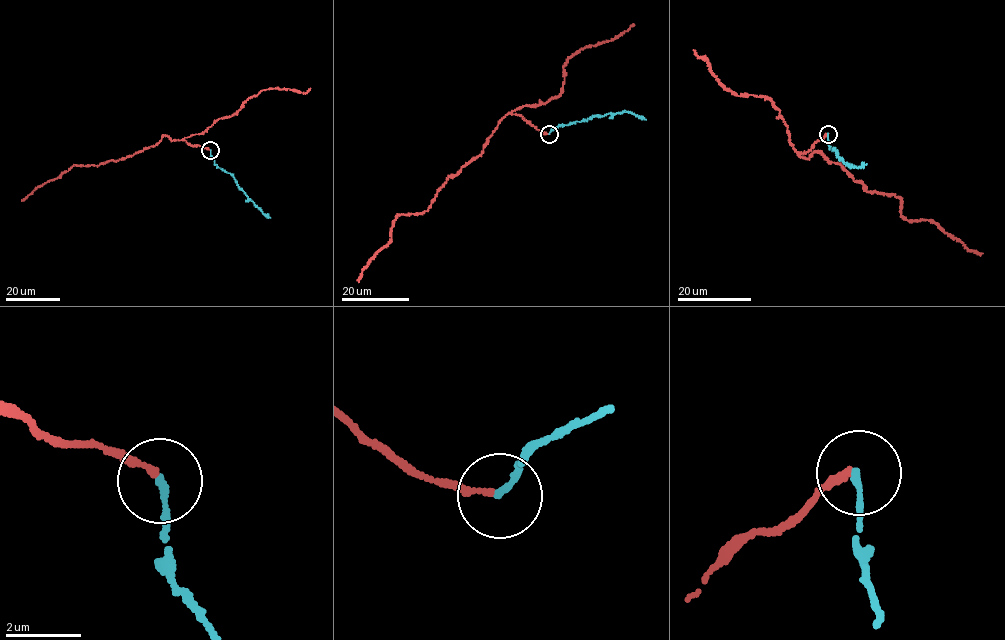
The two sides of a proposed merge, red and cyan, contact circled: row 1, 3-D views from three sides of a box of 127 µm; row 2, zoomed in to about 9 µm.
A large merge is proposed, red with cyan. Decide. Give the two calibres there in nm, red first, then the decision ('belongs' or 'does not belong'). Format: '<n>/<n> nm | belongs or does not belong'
180/170 nm | belongs

